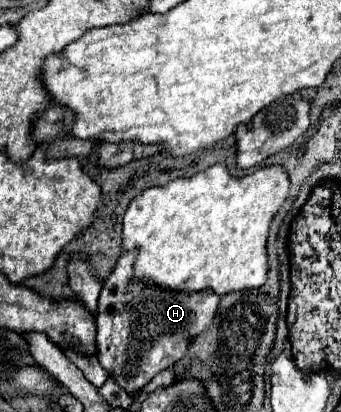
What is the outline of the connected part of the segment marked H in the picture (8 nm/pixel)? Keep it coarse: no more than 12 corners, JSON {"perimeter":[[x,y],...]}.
{"perimeter":[[134,280],[102,284],[98,360],[128,394],[174,366],[222,298]]}

